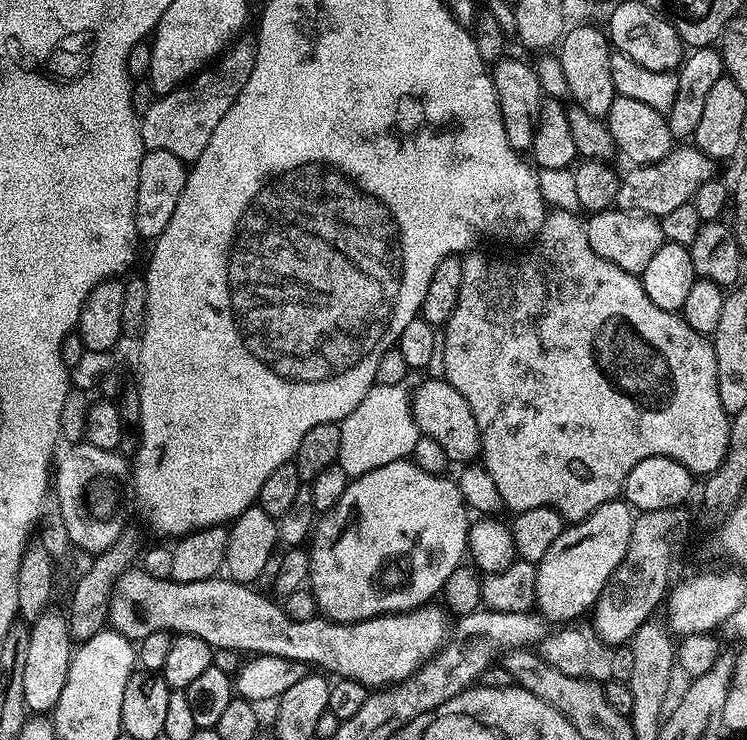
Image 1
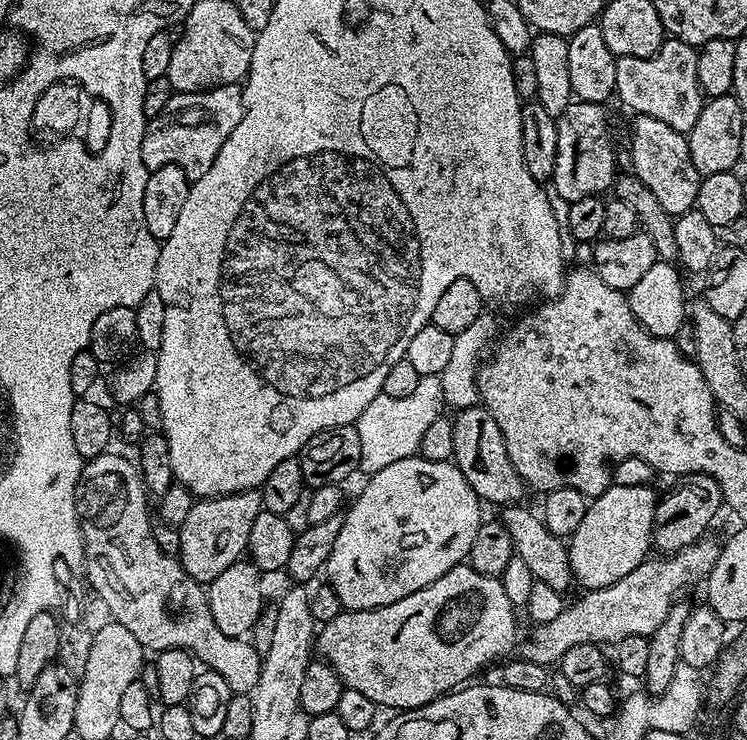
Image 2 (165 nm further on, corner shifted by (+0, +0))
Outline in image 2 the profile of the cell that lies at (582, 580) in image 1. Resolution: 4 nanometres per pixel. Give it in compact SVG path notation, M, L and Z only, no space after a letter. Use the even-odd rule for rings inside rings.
M613 483L611 488L589 503L586 518L582 518L578 530L574 530L574 534L567 541L572 576L578 584L581 584L581 589L591 590L610 586L618 582L618 578L626 578L630 570L634 570L641 562L649 559L652 548L652 527L658 503L657 493L652 493L652 490L647 485L618 486Z

